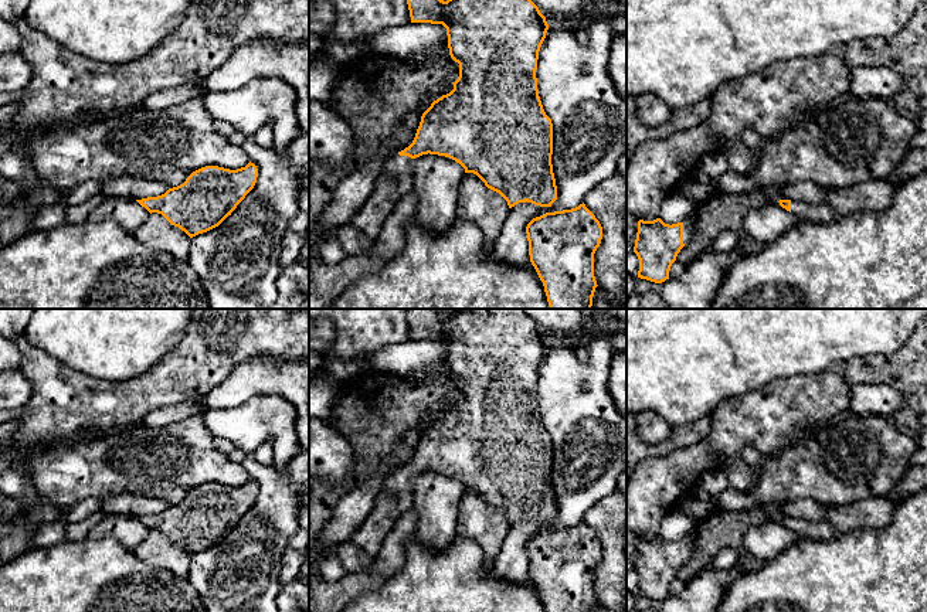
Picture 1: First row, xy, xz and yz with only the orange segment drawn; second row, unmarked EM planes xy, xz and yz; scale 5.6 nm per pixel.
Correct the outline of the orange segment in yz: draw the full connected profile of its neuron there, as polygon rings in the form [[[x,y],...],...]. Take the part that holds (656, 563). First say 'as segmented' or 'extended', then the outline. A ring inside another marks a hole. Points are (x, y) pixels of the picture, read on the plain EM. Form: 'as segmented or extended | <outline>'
extended | [[[696,530],[678,541],[665,541],[661,536],[638,538],[634,570],[639,577],[638,595],[655,601],[669,596],[669,588],[680,567],[693,555]]]

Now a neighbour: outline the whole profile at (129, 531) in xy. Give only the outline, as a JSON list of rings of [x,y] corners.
[[[105,516],[91,528],[88,538],[115,538],[129,551],[135,551],[146,540],[149,531],[136,517]]]

